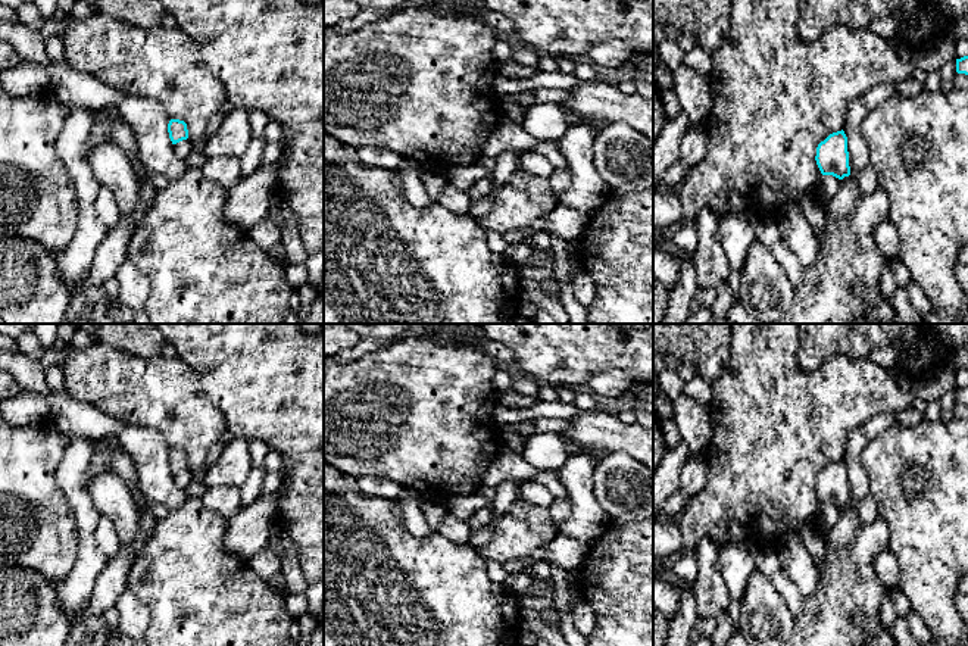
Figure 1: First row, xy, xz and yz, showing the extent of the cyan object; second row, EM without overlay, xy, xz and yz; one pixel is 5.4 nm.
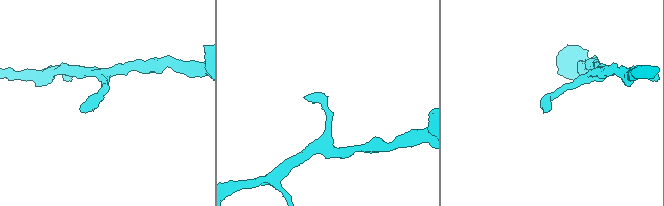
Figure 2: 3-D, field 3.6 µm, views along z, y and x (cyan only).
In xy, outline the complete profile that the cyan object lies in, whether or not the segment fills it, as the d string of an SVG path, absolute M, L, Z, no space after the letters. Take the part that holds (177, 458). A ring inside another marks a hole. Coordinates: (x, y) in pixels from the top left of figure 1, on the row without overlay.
M171 449L168 453L168 462L172 474L177 474L188 468L187 453L179 449Z

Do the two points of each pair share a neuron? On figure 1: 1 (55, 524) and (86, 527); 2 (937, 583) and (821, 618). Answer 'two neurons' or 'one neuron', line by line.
1: two neurons
2: two neurons

